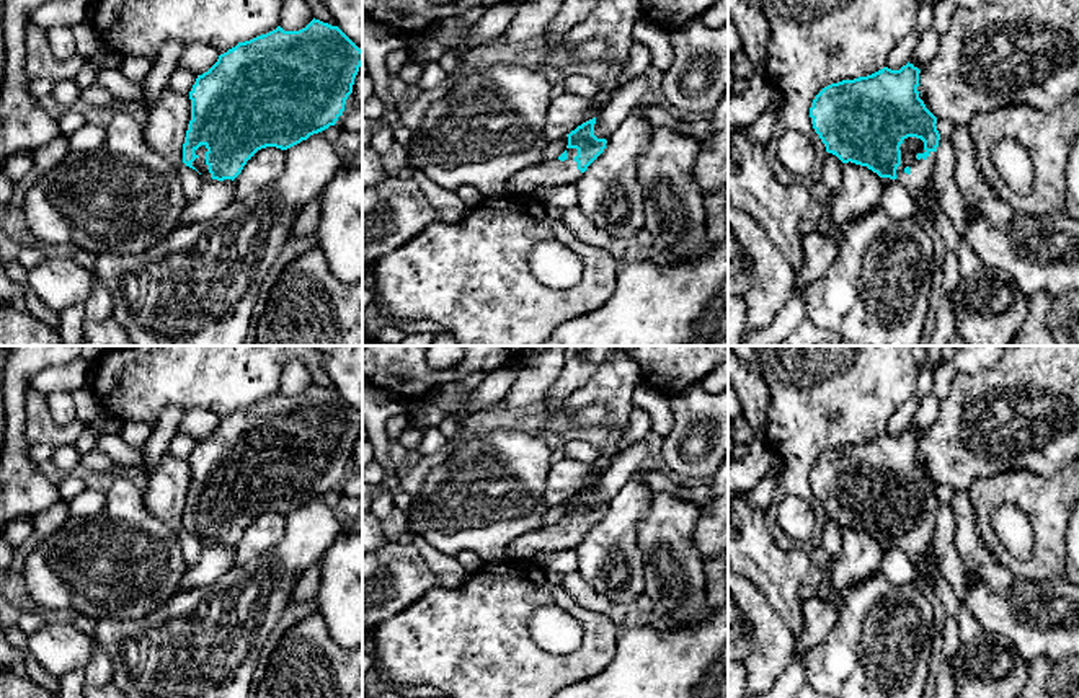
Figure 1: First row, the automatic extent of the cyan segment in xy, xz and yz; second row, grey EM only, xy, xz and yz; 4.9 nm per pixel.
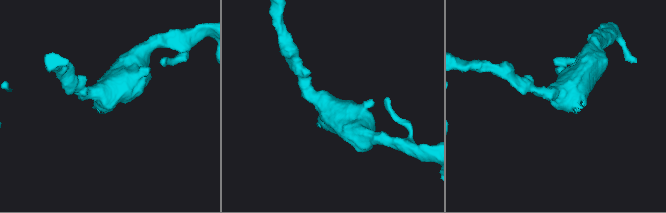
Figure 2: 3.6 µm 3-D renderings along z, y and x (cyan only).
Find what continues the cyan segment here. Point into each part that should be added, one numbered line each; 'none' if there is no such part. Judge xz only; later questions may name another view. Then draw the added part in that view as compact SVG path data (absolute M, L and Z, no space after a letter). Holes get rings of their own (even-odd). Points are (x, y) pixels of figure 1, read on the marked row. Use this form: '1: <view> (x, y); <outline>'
1: xz (555, 173); M566 148L568 158L548 160L545 165L529 166L516 173L504 188L506 196L534 196L539 189L552 189L566 184L578 184L583 173L575 161L578 150Z

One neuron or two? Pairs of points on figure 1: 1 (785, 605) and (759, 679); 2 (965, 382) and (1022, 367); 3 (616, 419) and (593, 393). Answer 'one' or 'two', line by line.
1: two
2: one
3: one

